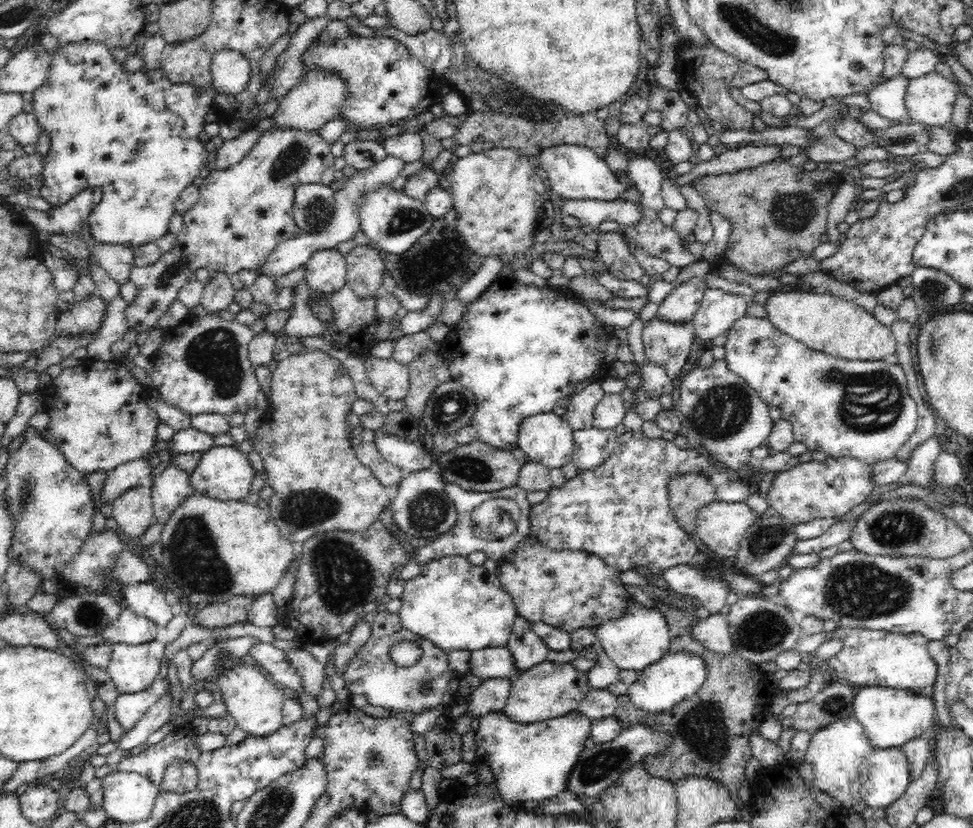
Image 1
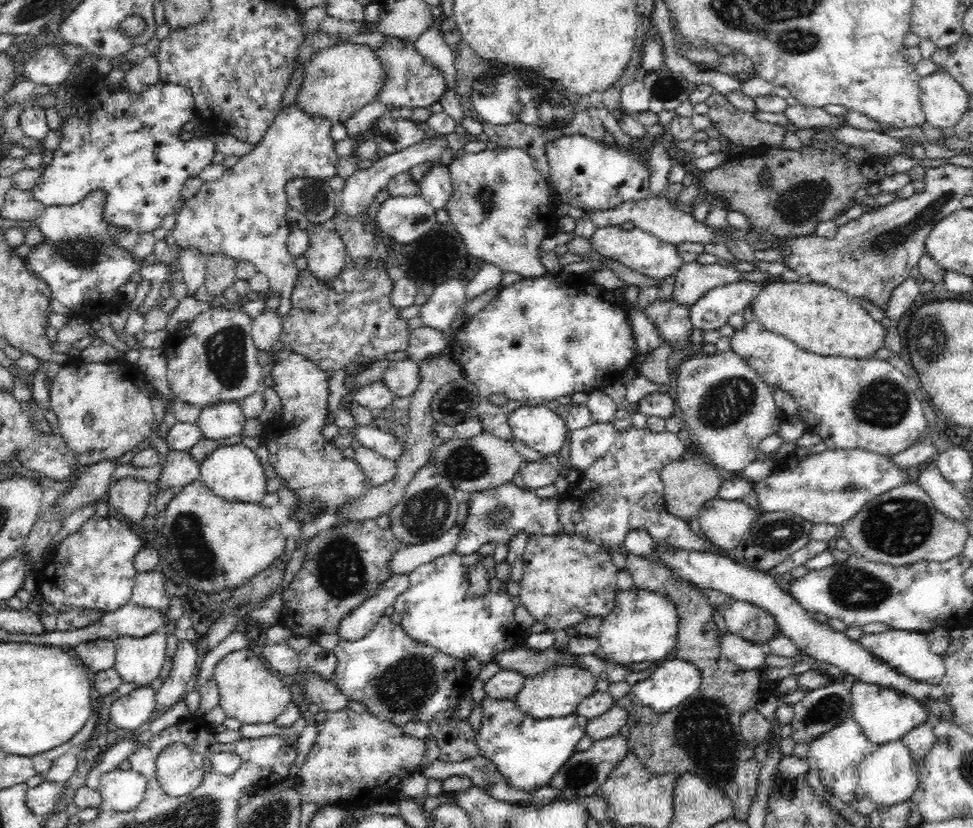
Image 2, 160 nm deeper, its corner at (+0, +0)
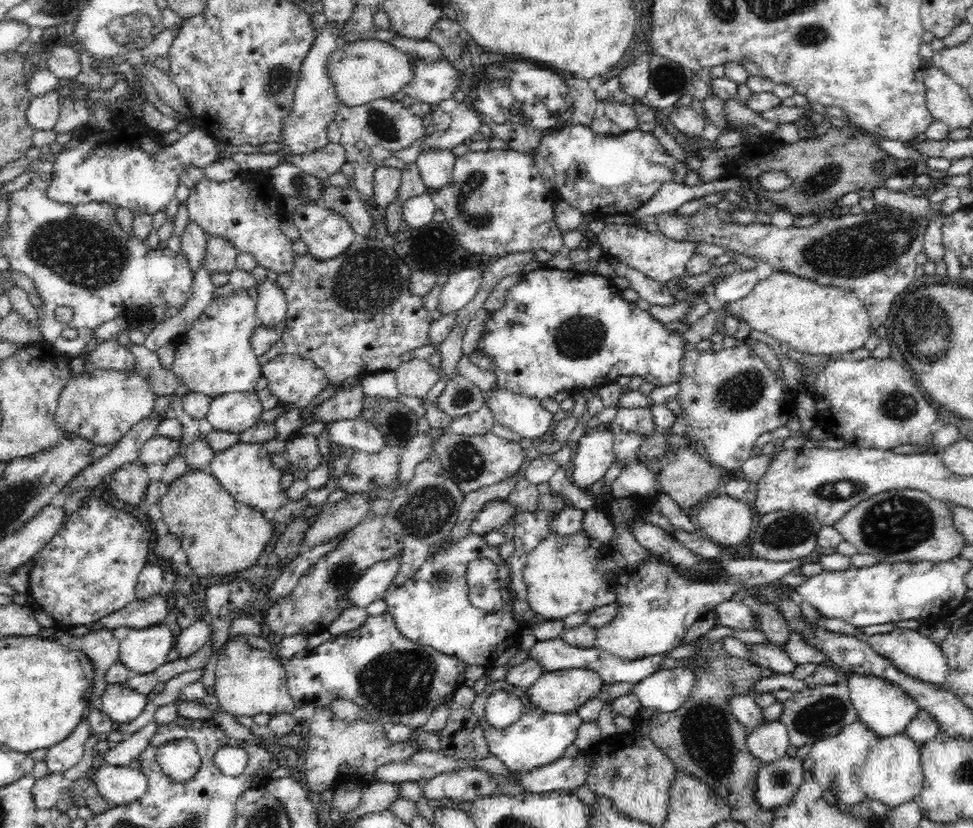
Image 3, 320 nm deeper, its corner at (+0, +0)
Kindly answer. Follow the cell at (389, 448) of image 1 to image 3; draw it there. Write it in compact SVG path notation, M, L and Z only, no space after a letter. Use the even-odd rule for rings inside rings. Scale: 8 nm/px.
M361 418L337 420L329 424L328 440L338 446L374 454L388 445L382 433L371 422Z

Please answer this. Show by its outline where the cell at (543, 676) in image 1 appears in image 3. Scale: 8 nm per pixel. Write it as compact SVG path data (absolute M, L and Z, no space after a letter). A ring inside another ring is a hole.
M592 670L545 672L528 688L528 700L549 713L574 713L579 706L598 697L604 684Z

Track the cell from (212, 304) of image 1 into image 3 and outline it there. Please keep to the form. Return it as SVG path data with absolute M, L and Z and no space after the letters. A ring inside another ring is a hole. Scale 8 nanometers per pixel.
M209 236L203 268L211 276L215 273L230 274L232 270L236 270L235 258L238 253L230 241L226 241L222 237Z

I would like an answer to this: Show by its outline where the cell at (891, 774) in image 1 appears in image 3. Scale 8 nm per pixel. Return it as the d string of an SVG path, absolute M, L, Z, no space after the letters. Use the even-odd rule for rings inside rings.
M904 733L891 737L880 737L861 767L858 784L866 797L880 800L890 809L910 802L922 790L924 773L921 765L920 750L916 742Z

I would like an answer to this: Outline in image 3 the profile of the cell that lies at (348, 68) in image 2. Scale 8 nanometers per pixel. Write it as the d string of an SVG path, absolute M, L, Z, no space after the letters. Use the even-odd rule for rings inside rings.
M356 40L350 44L342 44L328 58L328 75L336 85L336 95L340 103L346 106L362 106L376 99L392 96L402 90L413 78L412 56L390 45L388 41Z

